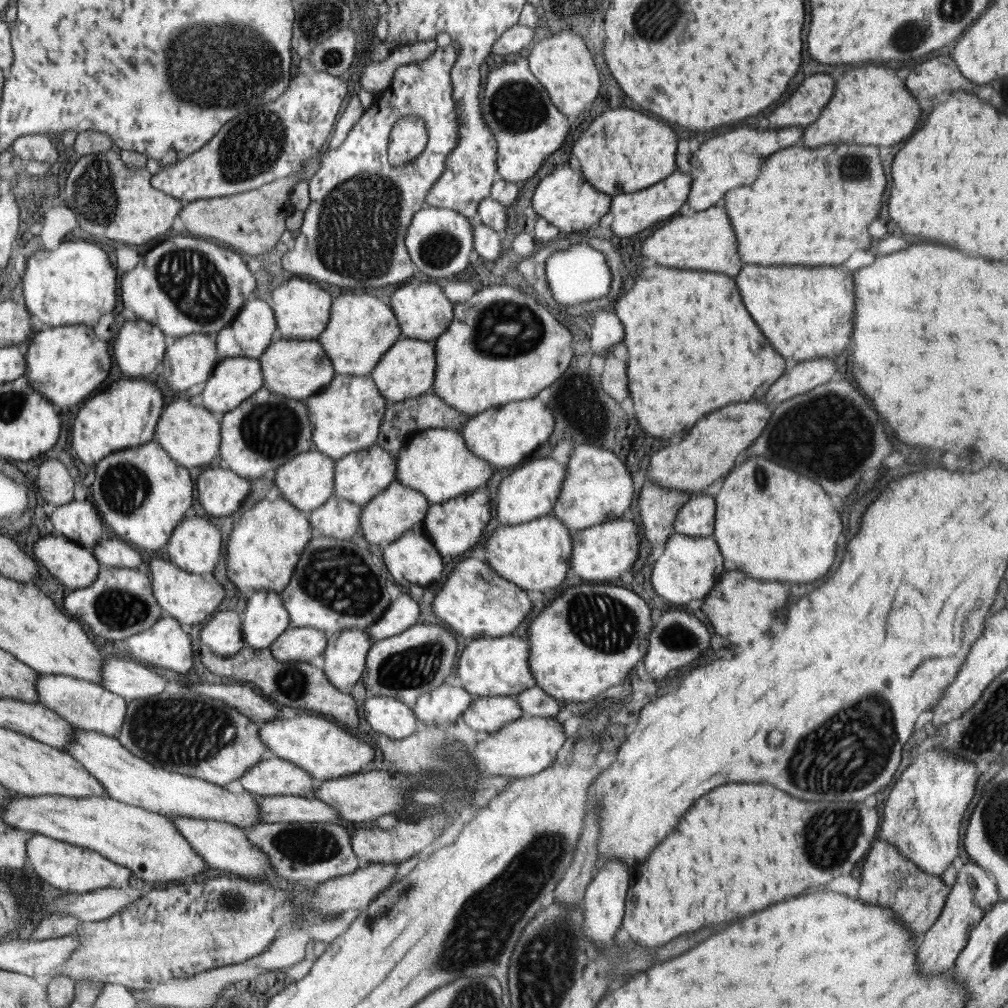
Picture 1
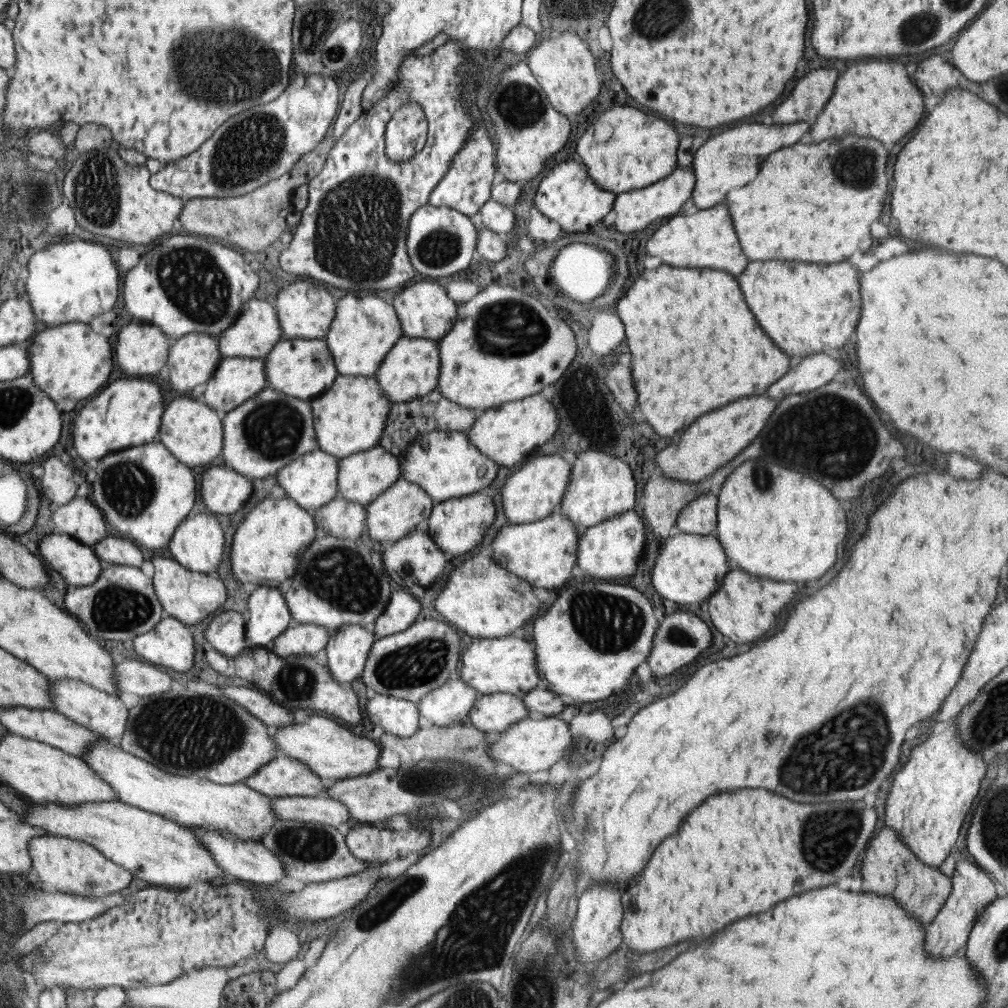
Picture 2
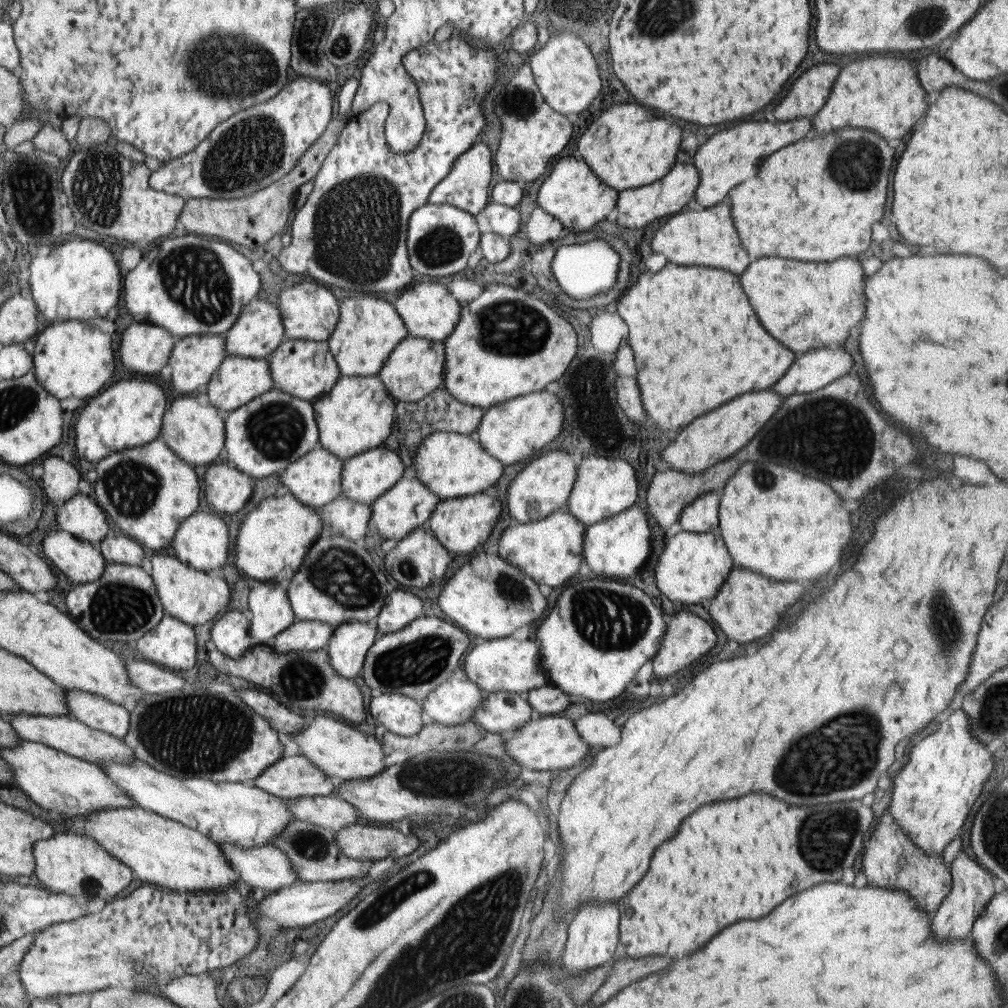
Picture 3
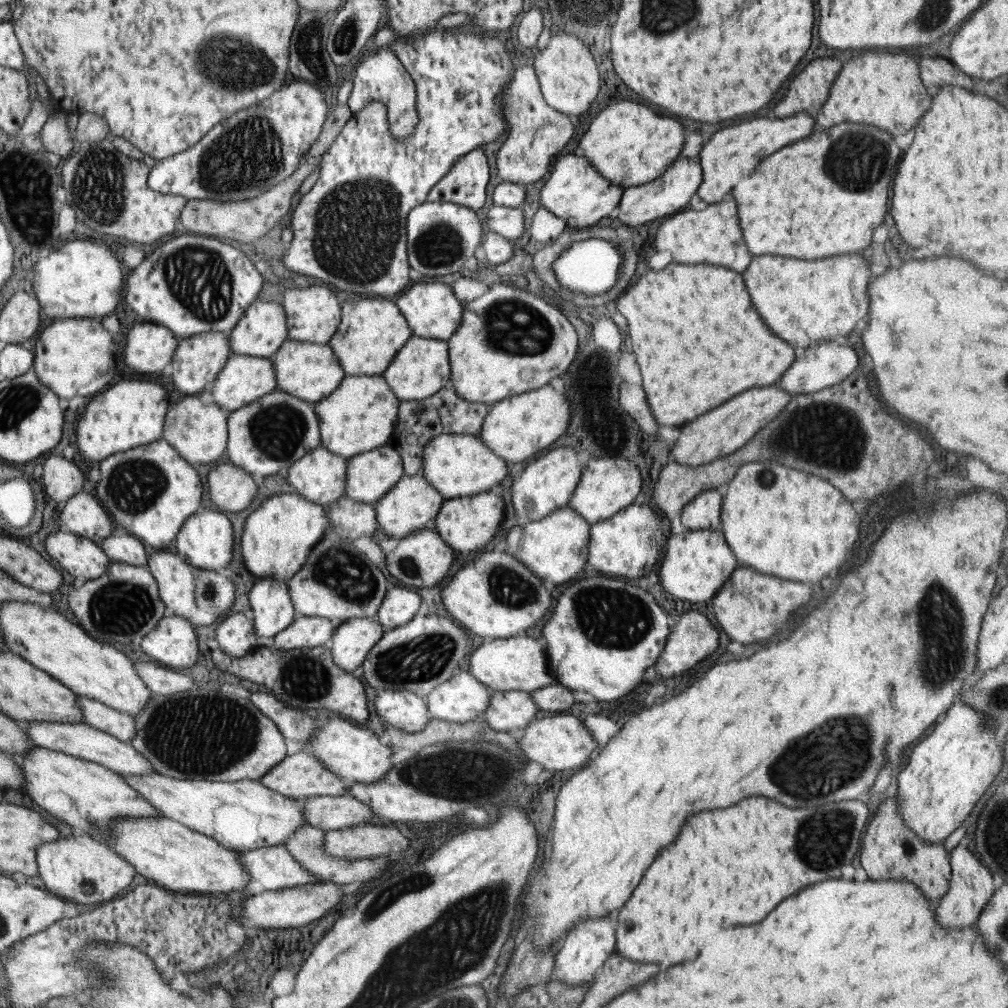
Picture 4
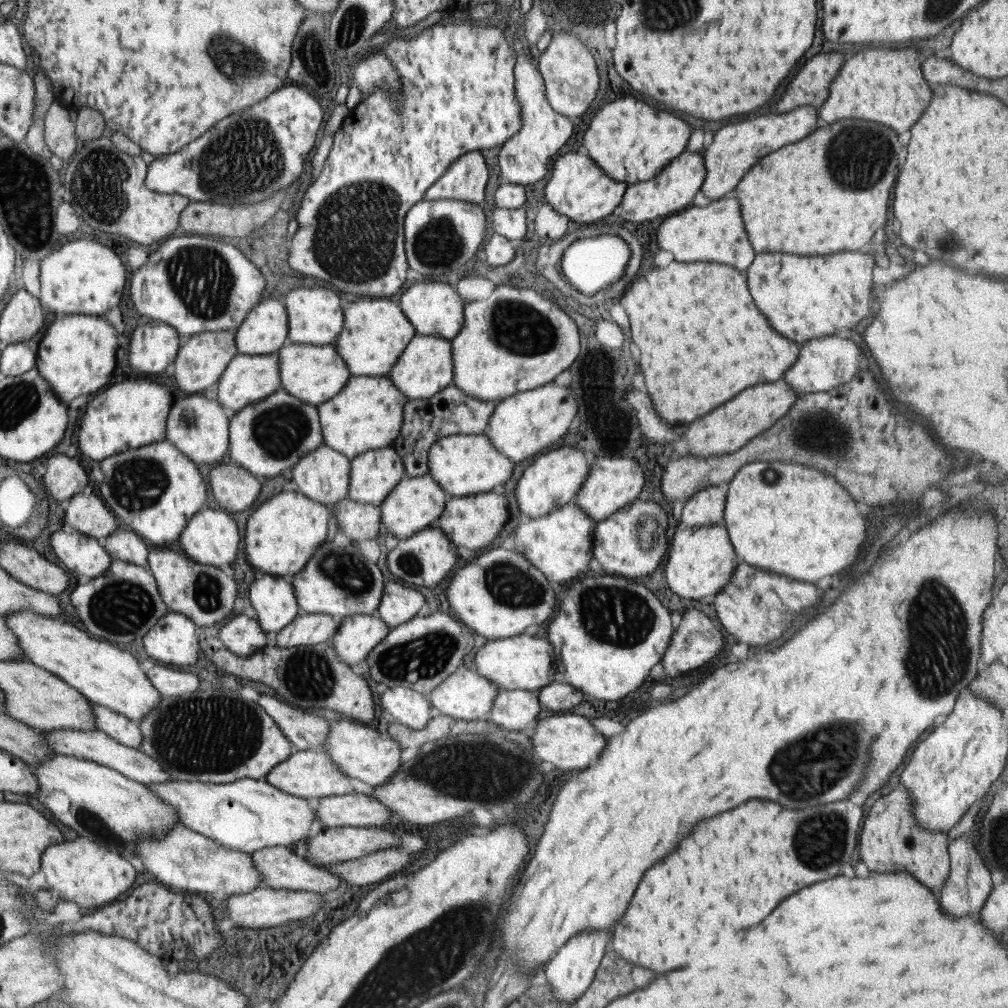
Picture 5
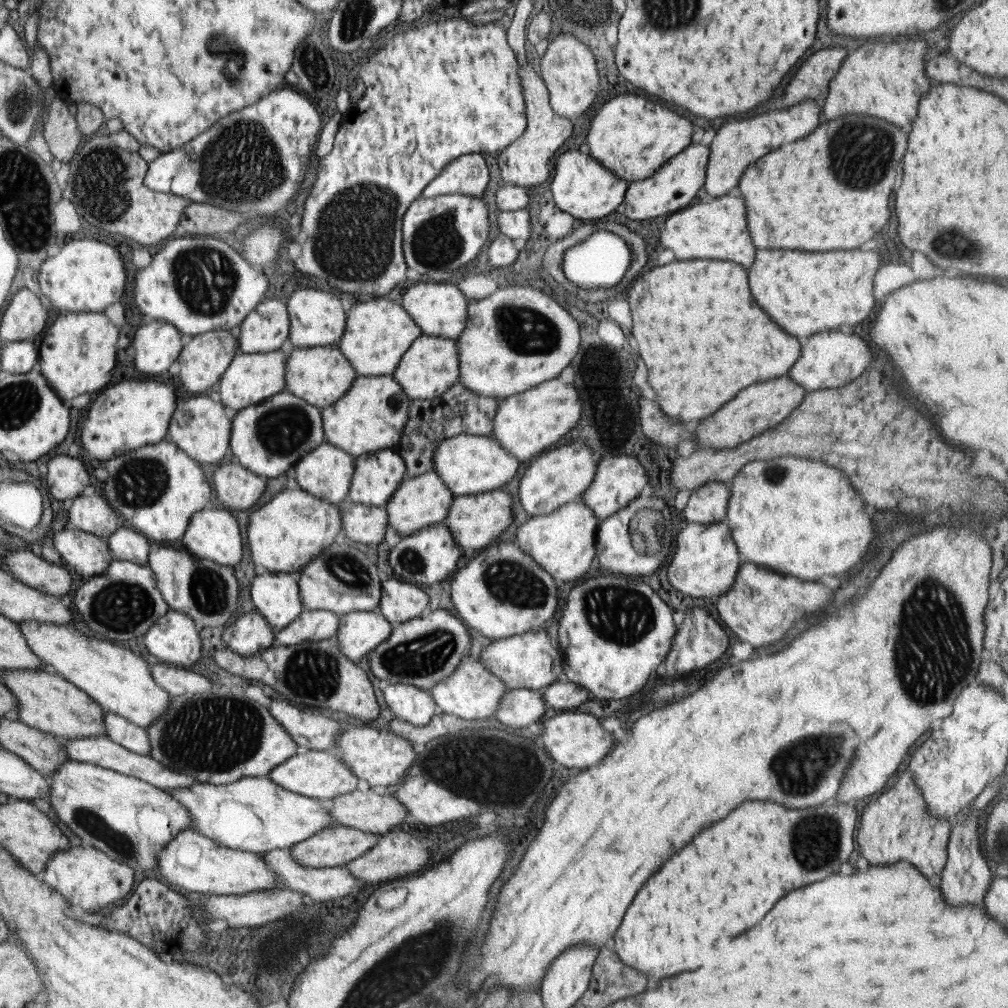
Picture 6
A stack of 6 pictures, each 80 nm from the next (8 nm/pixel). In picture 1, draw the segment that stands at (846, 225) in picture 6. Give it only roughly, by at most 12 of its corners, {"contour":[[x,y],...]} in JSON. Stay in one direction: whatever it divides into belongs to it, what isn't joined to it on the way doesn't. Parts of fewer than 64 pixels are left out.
{"contour":[[880,150],[774,152],[721,202],[742,264],[868,248]]}

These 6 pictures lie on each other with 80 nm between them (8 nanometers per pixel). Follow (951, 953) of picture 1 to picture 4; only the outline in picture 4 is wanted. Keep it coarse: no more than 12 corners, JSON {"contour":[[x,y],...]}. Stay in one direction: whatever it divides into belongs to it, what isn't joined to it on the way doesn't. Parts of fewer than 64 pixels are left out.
{"contour":[[961,842],[935,910],[942,928],[973,926],[994,894],[991,870]]}

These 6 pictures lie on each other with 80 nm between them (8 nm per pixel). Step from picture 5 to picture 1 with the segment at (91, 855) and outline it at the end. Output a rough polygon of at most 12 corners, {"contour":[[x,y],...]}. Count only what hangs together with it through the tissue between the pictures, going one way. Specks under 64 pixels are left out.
{"contour":[[36,833],[34,870],[68,894],[124,888],[130,869]]}

